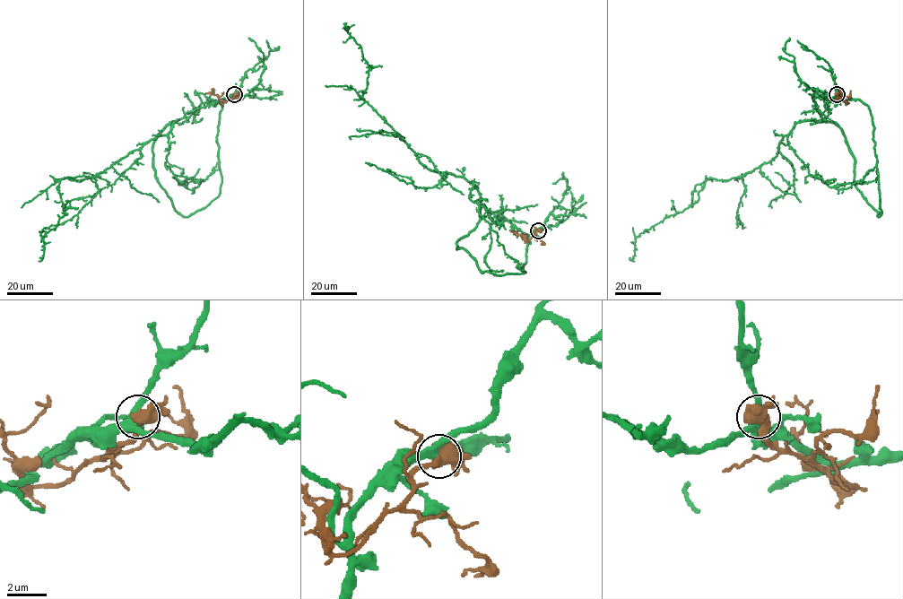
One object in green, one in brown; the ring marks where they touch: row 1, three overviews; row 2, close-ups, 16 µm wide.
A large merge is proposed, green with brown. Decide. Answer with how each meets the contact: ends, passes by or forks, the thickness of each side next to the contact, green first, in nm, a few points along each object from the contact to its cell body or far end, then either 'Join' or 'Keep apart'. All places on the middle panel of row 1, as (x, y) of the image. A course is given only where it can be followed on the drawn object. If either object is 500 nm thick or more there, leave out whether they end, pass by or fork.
Thickness 360 nm (green) against 700 nm. Course of green: (537, 230), (526, 240), (502, 210), (481, 218), (472, 183), (420, 161), (363, 99), (369, 68), (343, 24). Course of brown: (538, 230), (526, 242), (518, 234). Keep apart

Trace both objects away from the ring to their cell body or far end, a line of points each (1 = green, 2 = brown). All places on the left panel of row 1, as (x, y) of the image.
1: (233, 94), (202, 103), (165, 134), (93, 177), (63, 178), (65, 214), (43, 237), (39, 257)
2: (234, 94), (222, 102), (212, 91), (214, 90)

